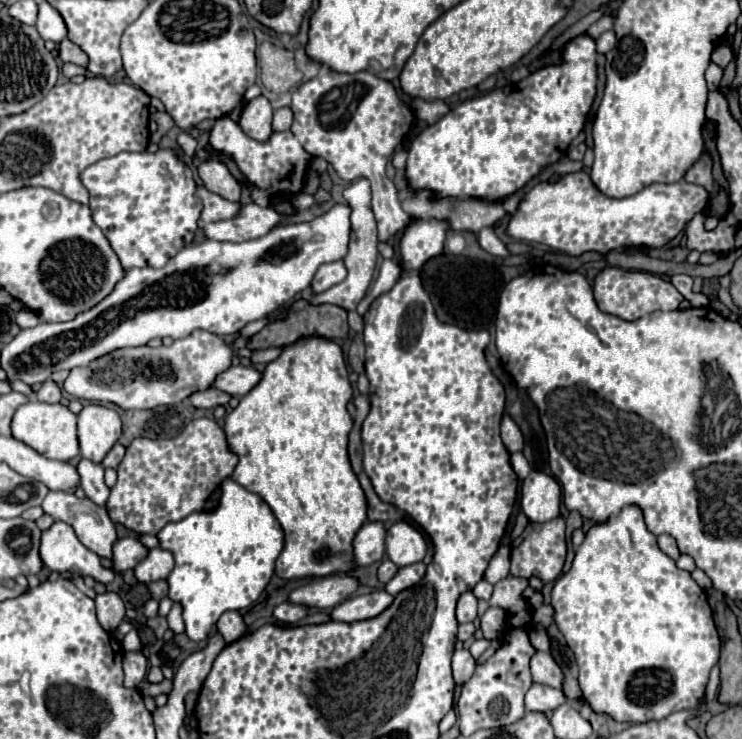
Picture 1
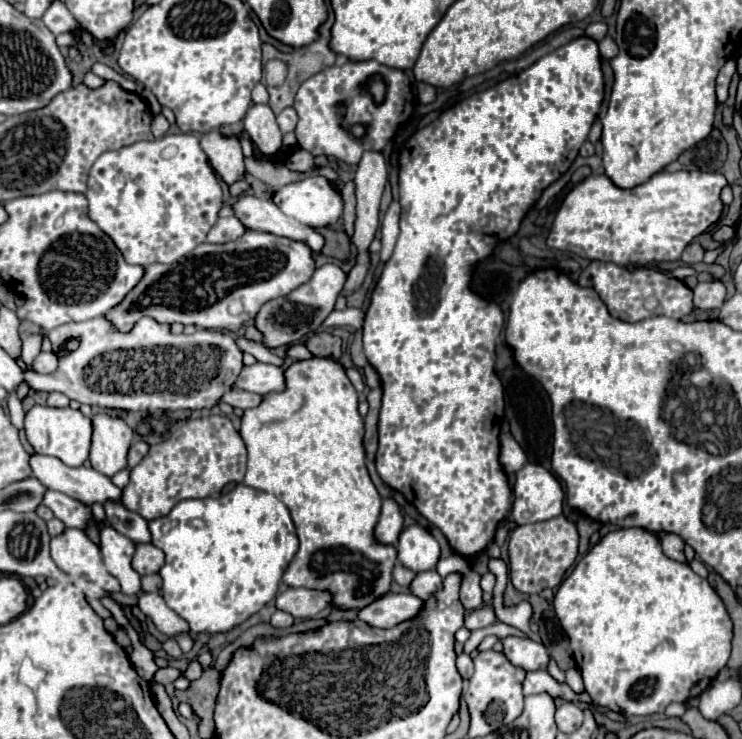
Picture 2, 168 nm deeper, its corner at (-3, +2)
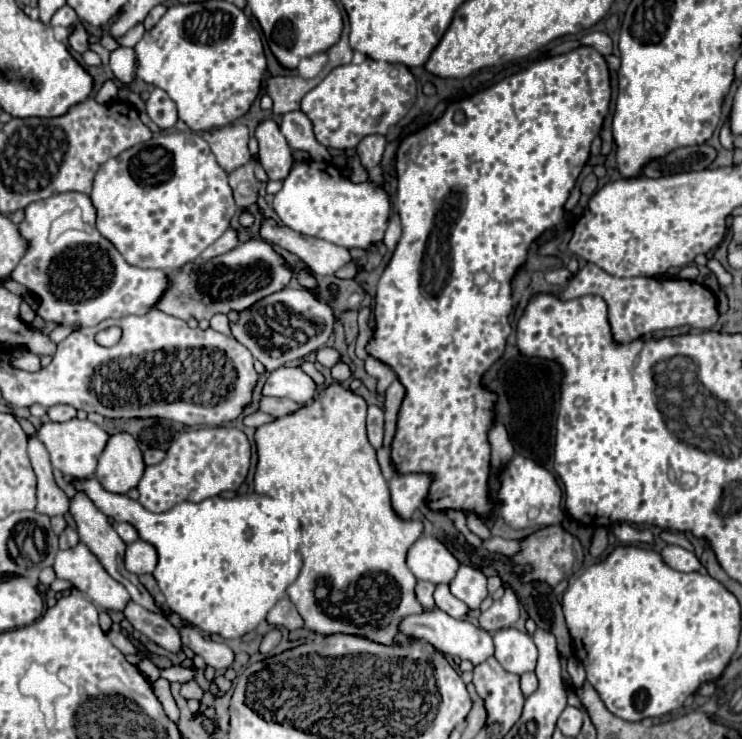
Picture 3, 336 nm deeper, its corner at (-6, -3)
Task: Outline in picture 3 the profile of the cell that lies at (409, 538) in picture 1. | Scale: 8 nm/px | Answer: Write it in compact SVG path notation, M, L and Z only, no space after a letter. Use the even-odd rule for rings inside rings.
M421 537L409 549L407 567L421 581L429 581L435 585L441 583L449 585L455 579L459 561L435 537Z

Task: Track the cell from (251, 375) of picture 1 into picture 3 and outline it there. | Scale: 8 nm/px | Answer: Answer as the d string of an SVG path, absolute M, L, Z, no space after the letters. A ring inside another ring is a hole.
M279 367L269 373L263 395L287 397L297 403L311 403L317 395L317 383L299 367Z

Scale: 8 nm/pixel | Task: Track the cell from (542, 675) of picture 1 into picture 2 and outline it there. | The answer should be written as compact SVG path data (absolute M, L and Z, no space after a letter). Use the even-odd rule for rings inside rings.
M502 638L504 644L504 654L514 666L520 666L528 672L532 670L548 670L548 650L544 648L542 642L534 642L530 638Z

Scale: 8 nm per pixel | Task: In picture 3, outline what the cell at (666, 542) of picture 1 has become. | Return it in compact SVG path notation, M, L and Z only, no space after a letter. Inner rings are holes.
M667 545L667 547L663 547L661 557L663 557L663 561L669 567L673 567L677 571L689 573L689 571L699 571L701 569L701 561L695 557L695 553L687 551L687 549L679 547L679 545Z

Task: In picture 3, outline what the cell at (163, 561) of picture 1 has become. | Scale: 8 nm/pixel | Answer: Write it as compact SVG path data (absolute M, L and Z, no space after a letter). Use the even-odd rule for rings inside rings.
M135 541L129 543L125 549L125 567L127 571L141 575L141 573L153 573L157 565L157 553L155 547L145 543L145 541Z

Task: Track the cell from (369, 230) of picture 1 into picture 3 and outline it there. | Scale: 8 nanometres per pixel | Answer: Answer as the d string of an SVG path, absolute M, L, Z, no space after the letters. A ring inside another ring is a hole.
M367 135L357 145L357 153L361 157L361 163L369 169L369 179L383 183L383 169L381 169L381 157L385 149L385 137L383 135Z

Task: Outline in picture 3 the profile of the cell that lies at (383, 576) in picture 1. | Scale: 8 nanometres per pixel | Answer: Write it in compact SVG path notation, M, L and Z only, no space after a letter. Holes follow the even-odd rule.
M419 581L419 583L417 583L417 587L415 587L415 593L417 593L419 603L421 603L427 611L435 609L435 601L433 601L435 585L433 585L433 583L429 583L429 581Z

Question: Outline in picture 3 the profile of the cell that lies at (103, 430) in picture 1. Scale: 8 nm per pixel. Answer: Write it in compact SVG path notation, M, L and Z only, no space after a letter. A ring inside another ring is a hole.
M129 433L111 435L95 471L95 479L103 489L125 495L137 487L143 473L145 463L137 441Z

